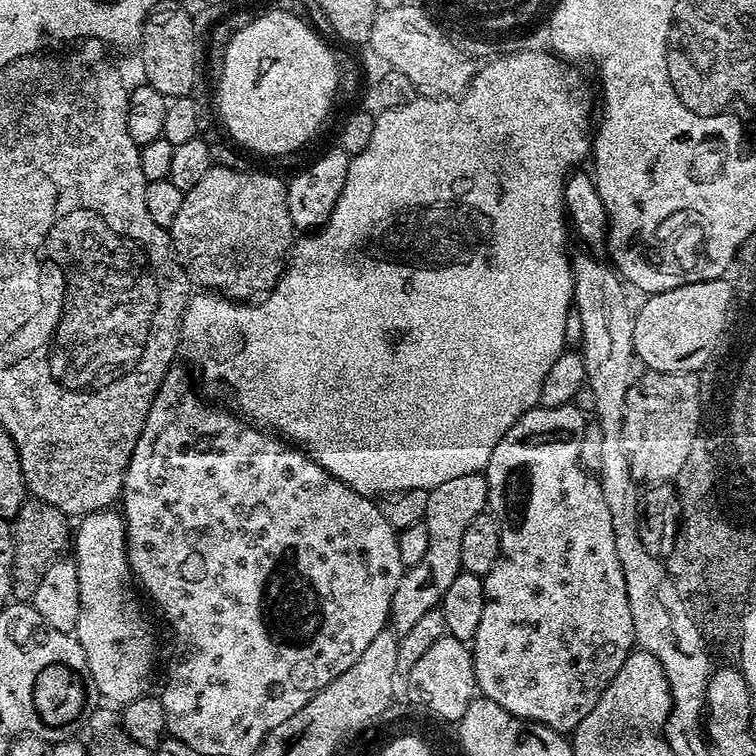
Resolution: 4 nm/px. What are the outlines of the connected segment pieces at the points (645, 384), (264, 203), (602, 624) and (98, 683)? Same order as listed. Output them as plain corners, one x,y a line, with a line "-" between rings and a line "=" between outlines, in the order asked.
651,370
641,371
640,379
634,382
634,386
630,386
626,394
623,414
622,446
626,446
630,474
641,485
651,486
675,481
679,470
685,465
685,456
690,451
689,444
692,442
693,429
696,428
697,395
696,382
692,377
667,376
665,372
=
213,166
194,190
184,193
170,235
176,261
183,266
193,285
201,284
201,289
237,302
263,297
279,282
294,243
287,183
268,172
243,172
240,168
=
575,403
549,408
535,407
530,409
494,446
494,454
490,454
490,462
483,474
488,480
488,508
492,515
501,517
500,557
494,562
484,582
484,605
482,606
482,622
478,622
478,634
470,641
472,661
476,671
476,687
479,695
490,702
498,702
502,710
514,714
523,720
533,720
545,724
555,732
571,733
594,710
598,698
610,686
614,674
622,670
622,662
634,651
636,636
634,607
630,599
630,590
626,586
626,578
622,570
622,562
618,562
618,550
614,542
614,526
610,518
610,509
606,506
606,498
602,498
602,486
599,479
580,463
580,443
586,423
585,413
=
105,510
83,517
77,524
74,559
78,570
78,622
74,635
86,654
93,689
123,706
149,695
152,667
156,664
156,636
140,609
141,597
128,564
123,515

